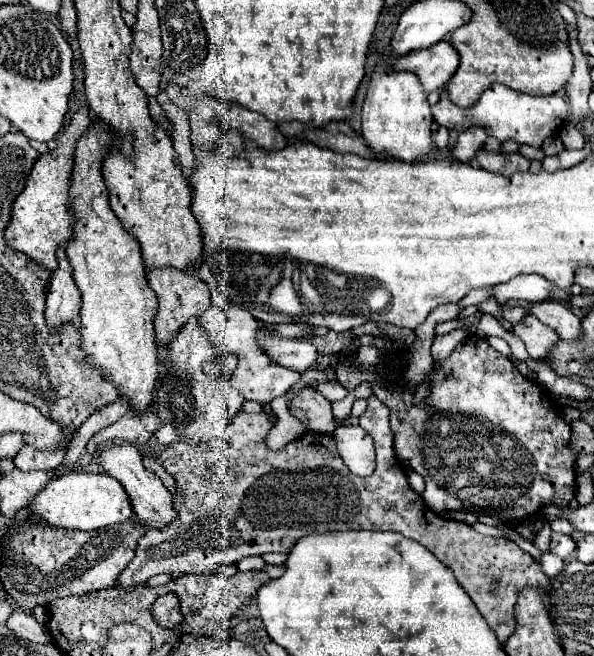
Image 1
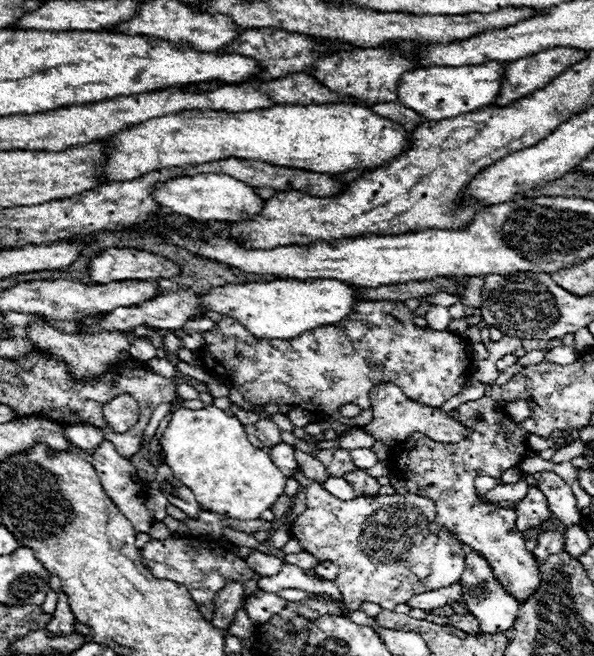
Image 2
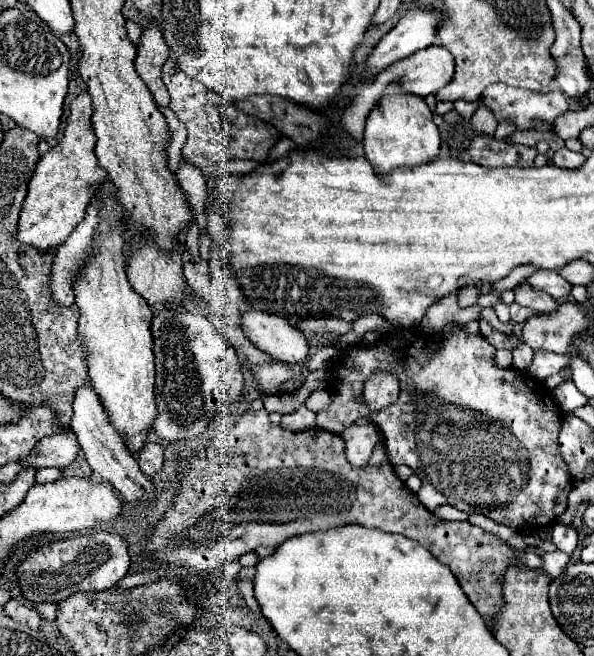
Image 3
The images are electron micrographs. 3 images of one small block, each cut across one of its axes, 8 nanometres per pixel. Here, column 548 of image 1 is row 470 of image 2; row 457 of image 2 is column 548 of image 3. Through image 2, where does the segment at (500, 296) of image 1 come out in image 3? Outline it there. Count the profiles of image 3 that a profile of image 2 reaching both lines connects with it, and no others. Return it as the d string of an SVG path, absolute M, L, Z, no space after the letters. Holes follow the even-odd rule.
M538 270L536 274L532 274L528 278L528 282L534 288L544 290L546 294L550 294L556 300L566 298L572 292L572 284L570 282L564 282L564 278L560 278L560 274L554 272L554 270Z

